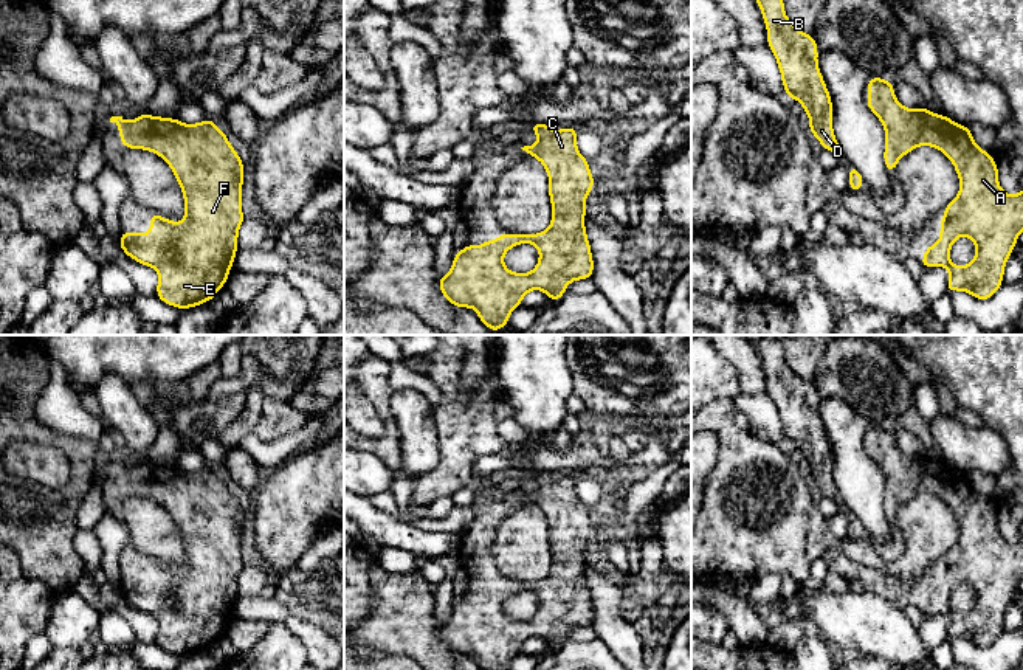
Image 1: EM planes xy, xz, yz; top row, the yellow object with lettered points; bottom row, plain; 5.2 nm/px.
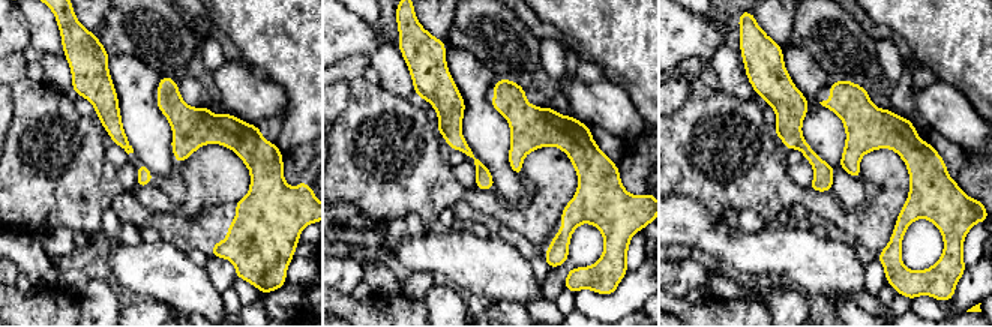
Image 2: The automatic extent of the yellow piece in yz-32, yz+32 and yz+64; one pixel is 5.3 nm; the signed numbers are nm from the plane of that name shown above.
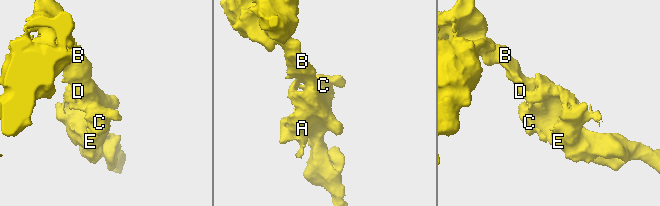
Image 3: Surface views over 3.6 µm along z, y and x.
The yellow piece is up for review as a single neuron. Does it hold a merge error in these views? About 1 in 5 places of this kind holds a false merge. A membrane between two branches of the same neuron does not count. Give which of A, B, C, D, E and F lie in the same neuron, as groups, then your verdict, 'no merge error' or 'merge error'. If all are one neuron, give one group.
A B C D E F; no merge error

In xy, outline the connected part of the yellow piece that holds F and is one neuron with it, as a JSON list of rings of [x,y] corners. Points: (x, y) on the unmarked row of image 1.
[[[141,461],[132,468],[112,464],[110,470],[118,471],[124,495],[150,498],[169,512],[184,546],[183,569],[172,569],[152,560],[149,580],[122,580],[118,586],[121,599],[138,611],[157,617],[157,645],[164,651],[186,658],[212,648],[228,628],[237,602],[239,575],[246,566],[242,561],[245,513],[229,492],[228,481],[211,467],[184,471],[177,465],[149,461]]]

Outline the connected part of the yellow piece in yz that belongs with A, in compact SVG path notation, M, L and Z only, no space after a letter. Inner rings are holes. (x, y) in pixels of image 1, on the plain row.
M871 423L868 428L866 454L879 465L885 476L884 509L888 521L894 520L899 507L919 493L941 498L955 513L959 526L958 543L944 554L939 569L939 588L924 597L921 611L924 616L944 614L949 617L947 641L966 639L975 647L992 645L1003 633L1006 610L1023 578L1023 537L1009 543L998 530L997 509L972 485L972 476L952 468L946 462L936 462L925 453L919 456L904 454L890 427ZM961 583L967 583L976 594L975 605L967 613L953 613L950 596Z

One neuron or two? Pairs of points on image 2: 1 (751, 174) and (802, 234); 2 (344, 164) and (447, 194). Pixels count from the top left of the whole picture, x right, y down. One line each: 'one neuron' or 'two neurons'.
1: two neurons
2: one neuron

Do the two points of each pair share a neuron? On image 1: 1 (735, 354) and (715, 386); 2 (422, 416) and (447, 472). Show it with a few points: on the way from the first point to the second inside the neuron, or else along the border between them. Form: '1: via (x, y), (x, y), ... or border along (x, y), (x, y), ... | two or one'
1: border along (718, 351), (735, 368), (743, 393) | two
2: border along (434, 416), (437, 462), (414, 480) | two

